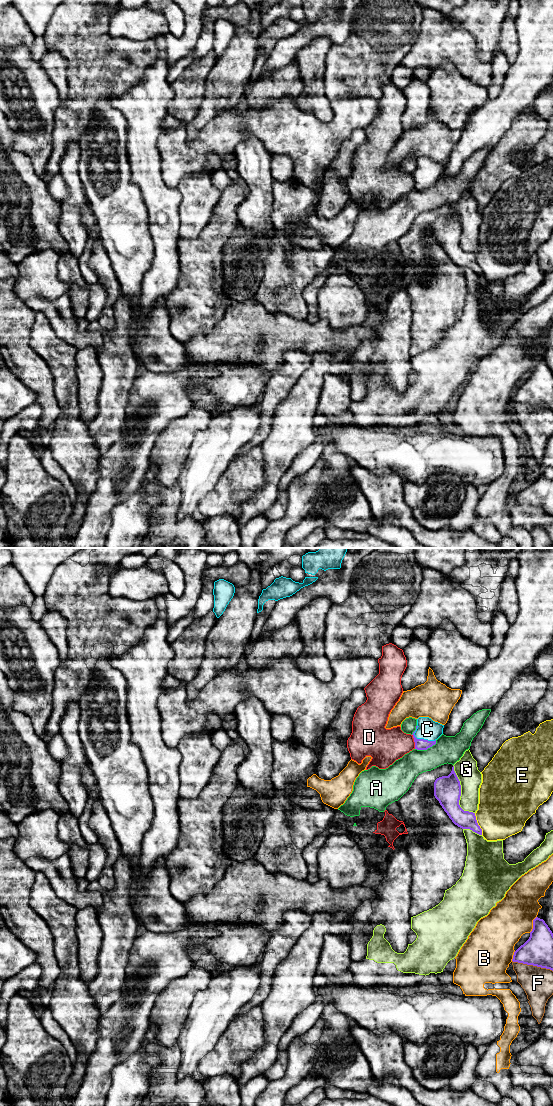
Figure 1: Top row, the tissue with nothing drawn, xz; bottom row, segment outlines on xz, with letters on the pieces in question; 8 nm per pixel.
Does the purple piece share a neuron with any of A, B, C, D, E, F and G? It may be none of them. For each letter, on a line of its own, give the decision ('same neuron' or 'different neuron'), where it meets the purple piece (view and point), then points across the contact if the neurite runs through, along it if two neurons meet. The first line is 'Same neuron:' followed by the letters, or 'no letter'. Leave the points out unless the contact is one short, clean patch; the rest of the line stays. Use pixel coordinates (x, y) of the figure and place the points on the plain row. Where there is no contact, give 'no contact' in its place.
Same neuron: C
A: different neuron; contact xz (426, 189)
B: different neuron; contact xz (533, 364)
C: same neuron; contact xz (420, 179); way xz (420, 184), (420, 179), (427, 172), (427, 169)
D: different neuron; contact xz (414, 181)
E: different neuron; contact xz (477, 264)
F: different neuron; contact xz (532, 404)
G: different neuron; contact xz (460, 233)

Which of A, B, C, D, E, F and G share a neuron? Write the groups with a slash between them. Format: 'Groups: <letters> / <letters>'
Groups: A / B / C / D / E / F / G

